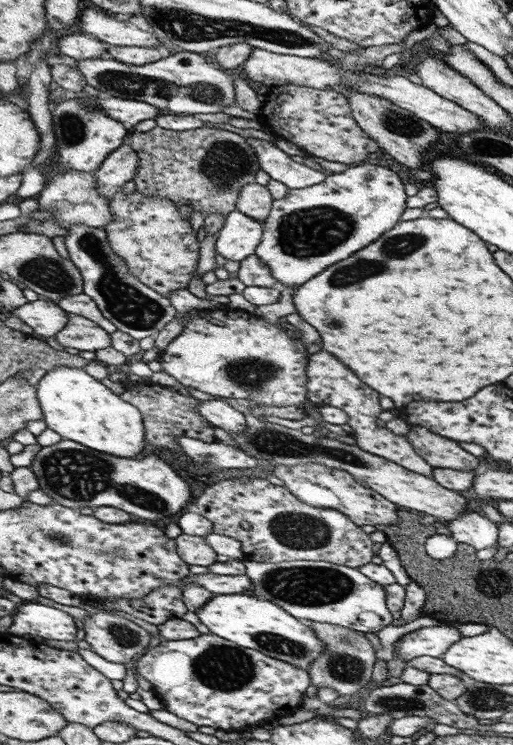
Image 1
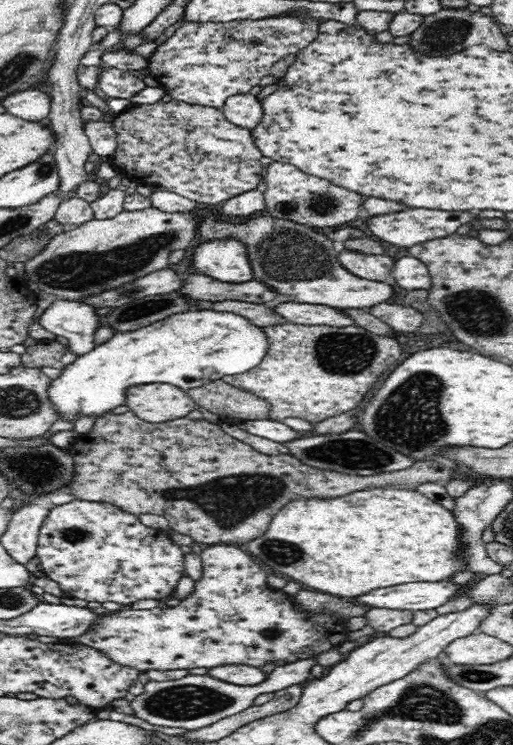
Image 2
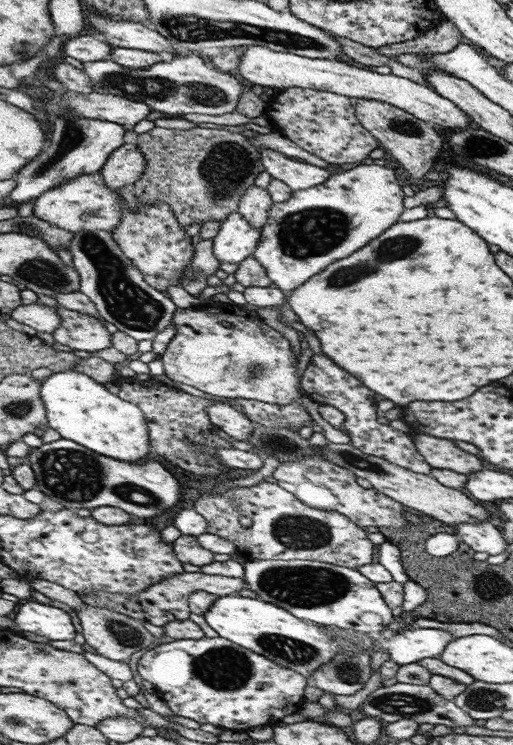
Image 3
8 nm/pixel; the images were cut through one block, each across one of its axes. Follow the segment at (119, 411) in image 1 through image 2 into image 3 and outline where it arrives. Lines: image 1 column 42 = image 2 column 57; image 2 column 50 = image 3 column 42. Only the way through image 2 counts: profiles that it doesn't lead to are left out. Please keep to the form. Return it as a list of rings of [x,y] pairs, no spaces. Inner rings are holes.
[[[74,369],[56,371],[41,382],[40,397],[46,411],[47,426],[59,432],[61,438],[126,462],[140,462],[150,452],[145,413],[137,404],[108,392],[90,375]]]

